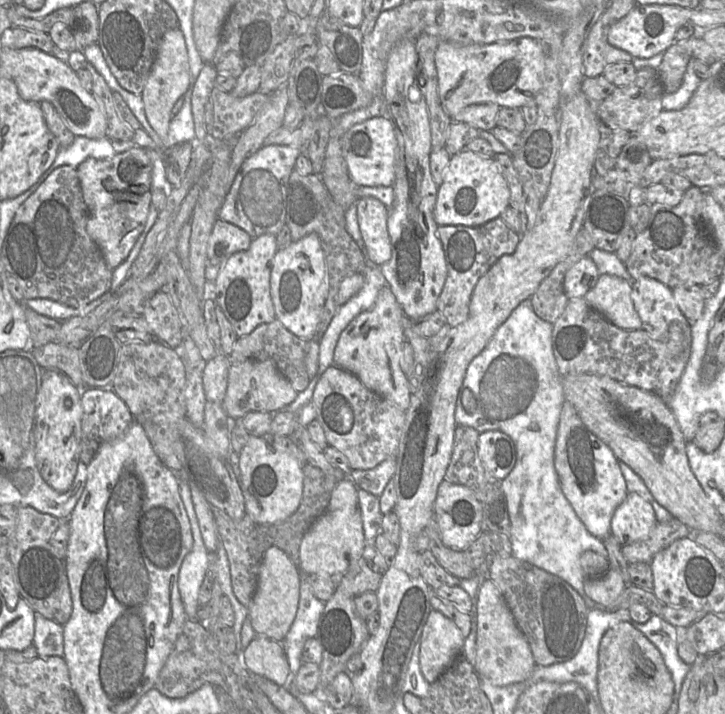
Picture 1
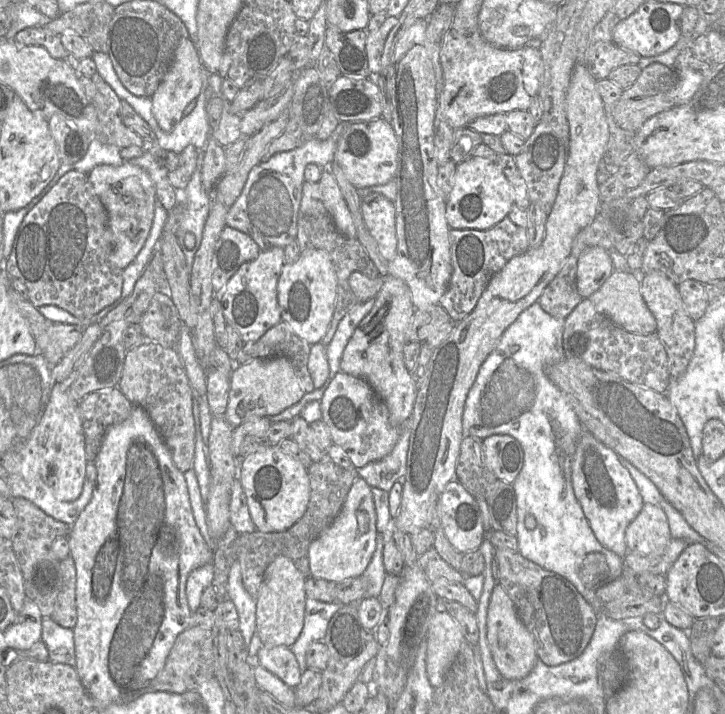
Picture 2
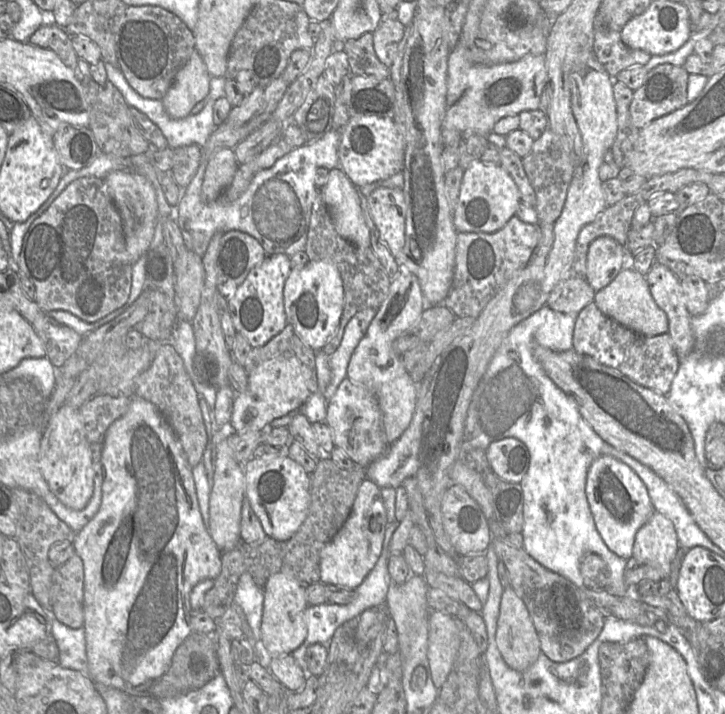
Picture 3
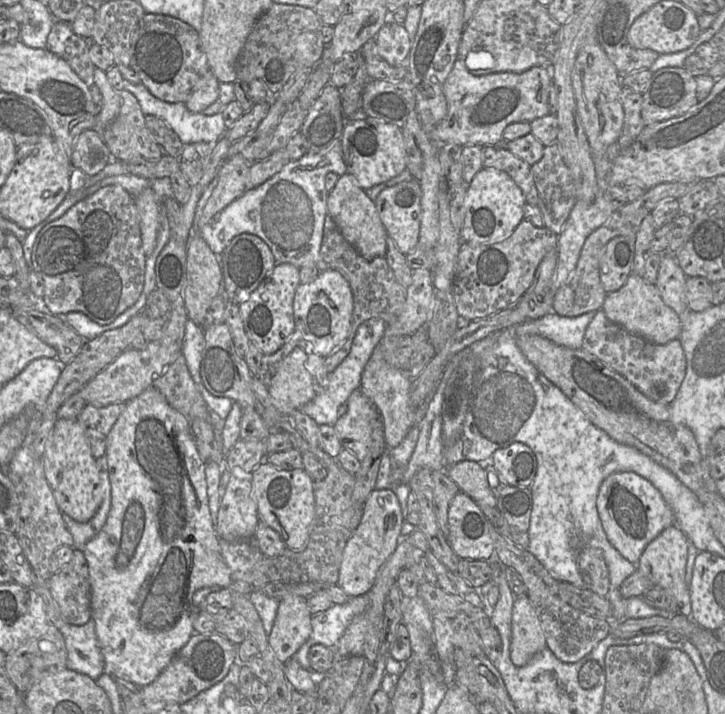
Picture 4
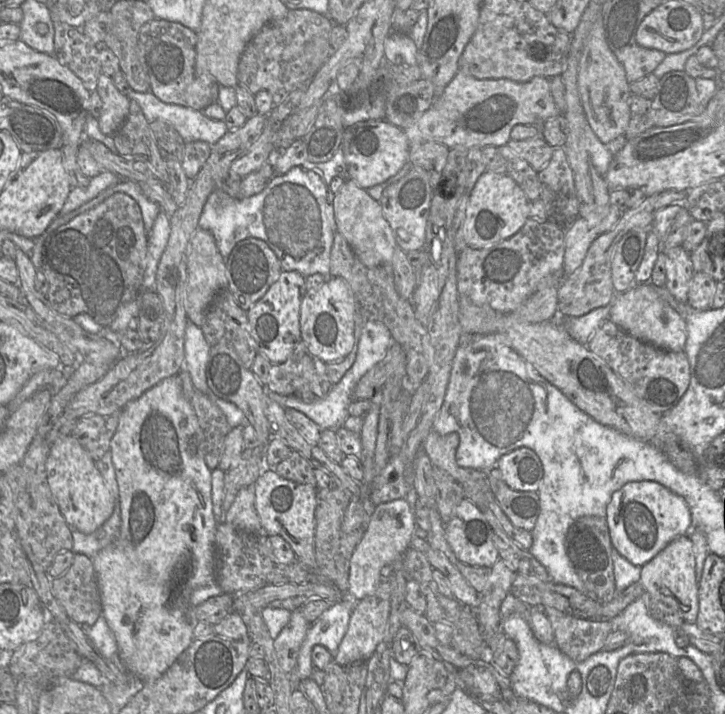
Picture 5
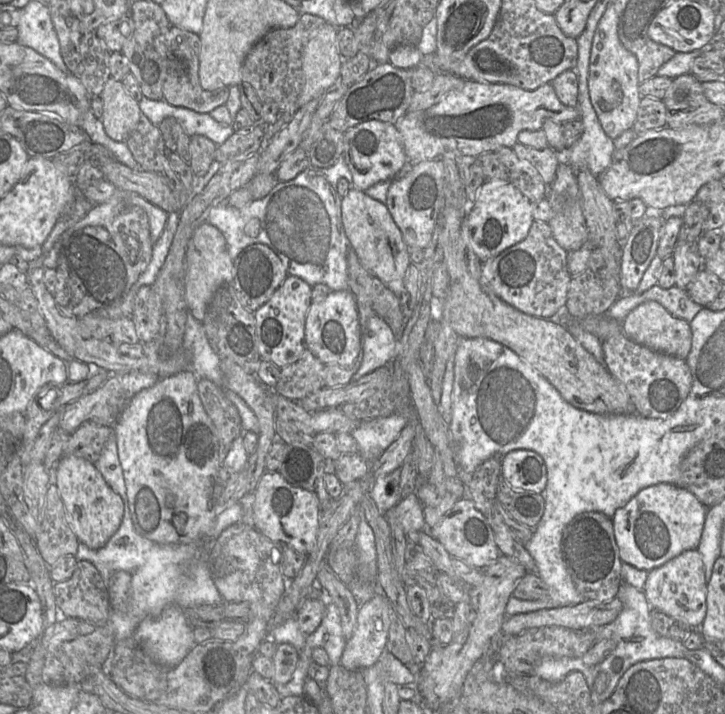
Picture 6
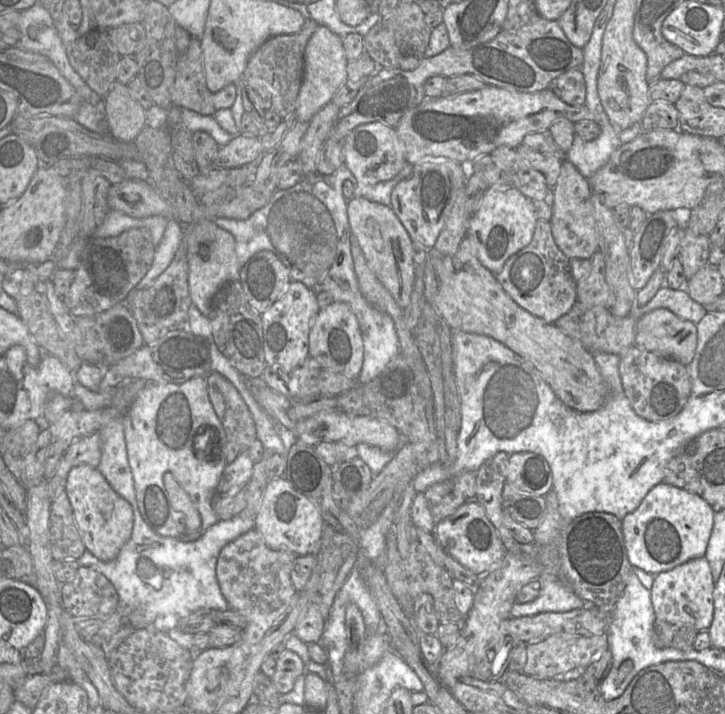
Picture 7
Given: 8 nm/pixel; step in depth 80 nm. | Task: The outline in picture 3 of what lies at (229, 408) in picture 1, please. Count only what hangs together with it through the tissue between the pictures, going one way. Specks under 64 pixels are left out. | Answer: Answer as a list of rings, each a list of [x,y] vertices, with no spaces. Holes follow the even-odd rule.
[[[293,351],[263,361],[248,373],[245,392],[234,392],[230,424],[235,432],[267,431],[274,419],[300,410],[311,396],[302,370],[303,364]]]

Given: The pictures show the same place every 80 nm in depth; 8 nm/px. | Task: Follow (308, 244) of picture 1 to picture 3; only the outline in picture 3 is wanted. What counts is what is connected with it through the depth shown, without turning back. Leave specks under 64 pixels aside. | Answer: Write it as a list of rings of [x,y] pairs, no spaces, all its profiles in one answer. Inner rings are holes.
[[[310,260],[302,269],[292,269],[283,296],[288,324],[314,351],[323,350],[337,332],[344,308],[344,287],[338,268],[329,261]]]

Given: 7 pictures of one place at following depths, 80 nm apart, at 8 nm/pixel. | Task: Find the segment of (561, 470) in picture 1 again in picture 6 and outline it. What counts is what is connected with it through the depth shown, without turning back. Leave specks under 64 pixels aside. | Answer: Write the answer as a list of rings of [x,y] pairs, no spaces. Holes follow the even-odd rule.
[[[663,483],[642,489],[612,516],[622,562],[649,572],[686,550],[696,550],[706,513],[707,508],[695,495],[676,485]]]

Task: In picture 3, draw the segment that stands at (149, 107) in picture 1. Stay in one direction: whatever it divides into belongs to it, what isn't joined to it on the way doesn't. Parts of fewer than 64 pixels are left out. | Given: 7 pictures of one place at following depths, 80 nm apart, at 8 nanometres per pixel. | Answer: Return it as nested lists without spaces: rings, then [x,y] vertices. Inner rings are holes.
[[[195,50],[161,100],[168,115],[174,119],[190,115],[193,107],[208,97],[210,78],[201,55]]]

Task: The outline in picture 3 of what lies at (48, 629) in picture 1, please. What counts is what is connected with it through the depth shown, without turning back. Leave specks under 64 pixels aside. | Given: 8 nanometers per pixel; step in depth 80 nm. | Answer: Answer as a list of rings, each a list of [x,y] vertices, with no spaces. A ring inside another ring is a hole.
[[[54,619],[51,621],[49,634],[55,639],[59,649],[57,664],[87,674],[88,661],[83,627],[70,628]]]

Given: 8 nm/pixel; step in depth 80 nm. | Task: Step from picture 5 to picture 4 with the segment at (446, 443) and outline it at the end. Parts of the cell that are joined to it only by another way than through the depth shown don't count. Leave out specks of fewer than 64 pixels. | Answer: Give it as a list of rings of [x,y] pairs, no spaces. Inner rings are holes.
[[[464,460],[449,465],[445,468],[445,471],[449,478],[457,484],[460,491],[469,496],[480,508],[482,508],[482,505],[489,509],[491,509],[491,507],[497,507],[496,498],[488,484],[483,464]]]

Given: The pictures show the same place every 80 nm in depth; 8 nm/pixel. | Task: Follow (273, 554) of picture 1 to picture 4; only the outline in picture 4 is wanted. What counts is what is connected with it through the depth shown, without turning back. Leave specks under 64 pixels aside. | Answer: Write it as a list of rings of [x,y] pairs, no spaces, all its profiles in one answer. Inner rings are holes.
[[[289,596],[279,601],[269,644],[281,663],[294,657],[311,633],[311,613],[305,597]]]

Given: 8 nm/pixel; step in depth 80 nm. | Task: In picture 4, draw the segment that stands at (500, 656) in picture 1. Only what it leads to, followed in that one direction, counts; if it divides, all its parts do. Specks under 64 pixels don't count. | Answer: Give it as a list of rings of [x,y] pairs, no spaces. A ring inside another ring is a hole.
[[[527,596],[516,597],[512,609],[510,659],[515,666],[527,664],[546,647],[540,620]]]

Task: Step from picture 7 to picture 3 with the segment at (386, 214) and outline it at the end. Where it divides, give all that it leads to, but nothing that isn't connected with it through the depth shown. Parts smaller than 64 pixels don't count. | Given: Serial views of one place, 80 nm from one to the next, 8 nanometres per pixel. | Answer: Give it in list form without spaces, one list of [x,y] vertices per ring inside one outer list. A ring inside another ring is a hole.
[[[340,168],[330,170],[327,183],[319,189],[337,232],[359,248],[371,248],[360,192],[347,175]]]

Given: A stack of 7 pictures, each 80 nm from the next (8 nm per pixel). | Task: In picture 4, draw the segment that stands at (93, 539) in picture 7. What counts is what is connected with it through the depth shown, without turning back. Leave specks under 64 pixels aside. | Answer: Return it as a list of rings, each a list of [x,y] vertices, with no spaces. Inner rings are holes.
[[[57,419],[45,444],[42,465],[60,511],[77,522],[90,521],[101,505],[103,491],[96,460],[78,419]]]

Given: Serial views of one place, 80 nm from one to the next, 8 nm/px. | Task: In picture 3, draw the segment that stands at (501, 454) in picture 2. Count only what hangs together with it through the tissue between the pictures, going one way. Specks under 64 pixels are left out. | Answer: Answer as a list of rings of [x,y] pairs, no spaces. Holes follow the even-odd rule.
[[[513,437],[492,442],[485,455],[492,471],[510,483],[520,484],[530,466],[527,446]]]

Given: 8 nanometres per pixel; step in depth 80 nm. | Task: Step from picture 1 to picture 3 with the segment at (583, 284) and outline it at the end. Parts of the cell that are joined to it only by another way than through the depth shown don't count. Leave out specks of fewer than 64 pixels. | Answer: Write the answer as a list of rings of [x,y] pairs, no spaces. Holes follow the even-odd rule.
[[[599,237],[588,249],[586,279],[597,292],[608,286],[626,267],[625,246],[611,237]]]

